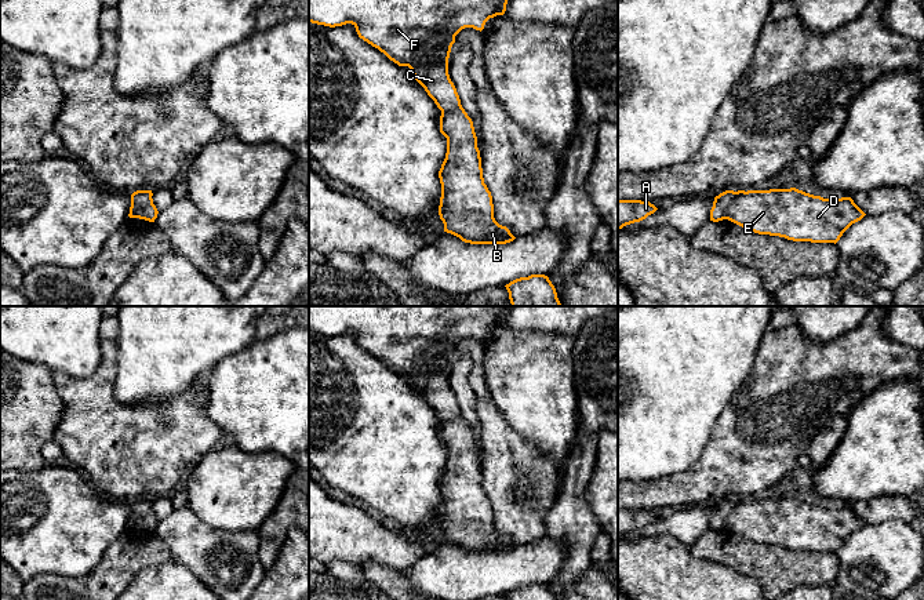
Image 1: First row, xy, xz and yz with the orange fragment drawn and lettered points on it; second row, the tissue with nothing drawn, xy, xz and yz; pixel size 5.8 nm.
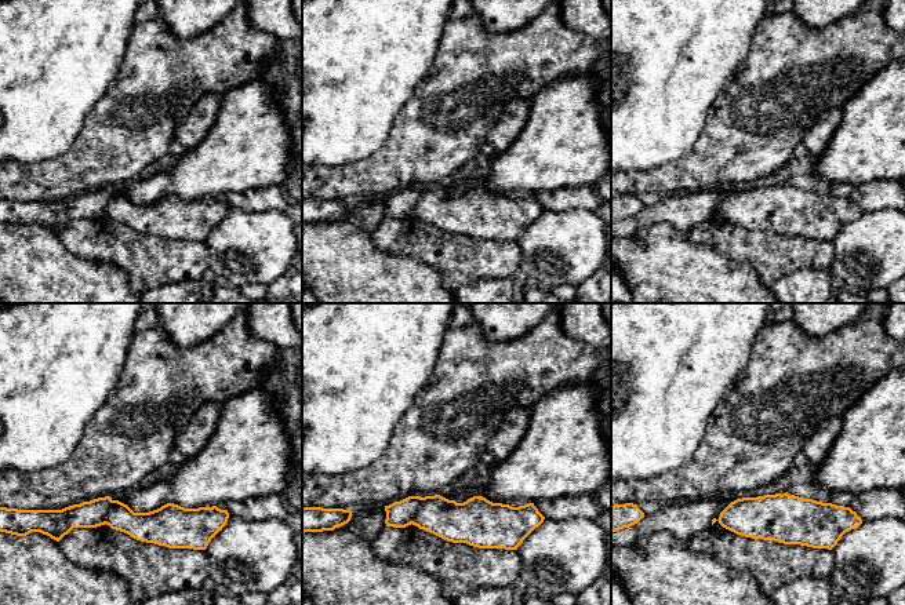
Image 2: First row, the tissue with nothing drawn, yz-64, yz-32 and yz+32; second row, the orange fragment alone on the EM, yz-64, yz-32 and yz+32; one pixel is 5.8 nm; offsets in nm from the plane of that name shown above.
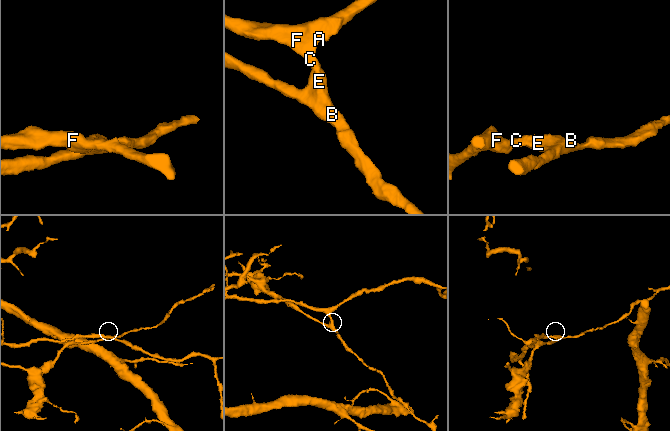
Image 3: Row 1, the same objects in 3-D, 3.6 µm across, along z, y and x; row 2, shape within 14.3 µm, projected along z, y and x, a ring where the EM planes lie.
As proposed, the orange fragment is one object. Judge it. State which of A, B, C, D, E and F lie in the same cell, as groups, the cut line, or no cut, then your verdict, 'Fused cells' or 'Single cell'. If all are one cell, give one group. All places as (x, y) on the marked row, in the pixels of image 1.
Groups: A C F / B D E. Split along yz (735, 192), (735, 197), (724, 218). Fused cells

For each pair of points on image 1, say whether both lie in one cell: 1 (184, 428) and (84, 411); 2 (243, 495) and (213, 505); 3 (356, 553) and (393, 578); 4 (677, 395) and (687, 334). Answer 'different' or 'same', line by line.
1: same
2: same
3: different
4: same

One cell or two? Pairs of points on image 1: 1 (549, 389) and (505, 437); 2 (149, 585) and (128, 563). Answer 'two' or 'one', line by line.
1: two
2: two

